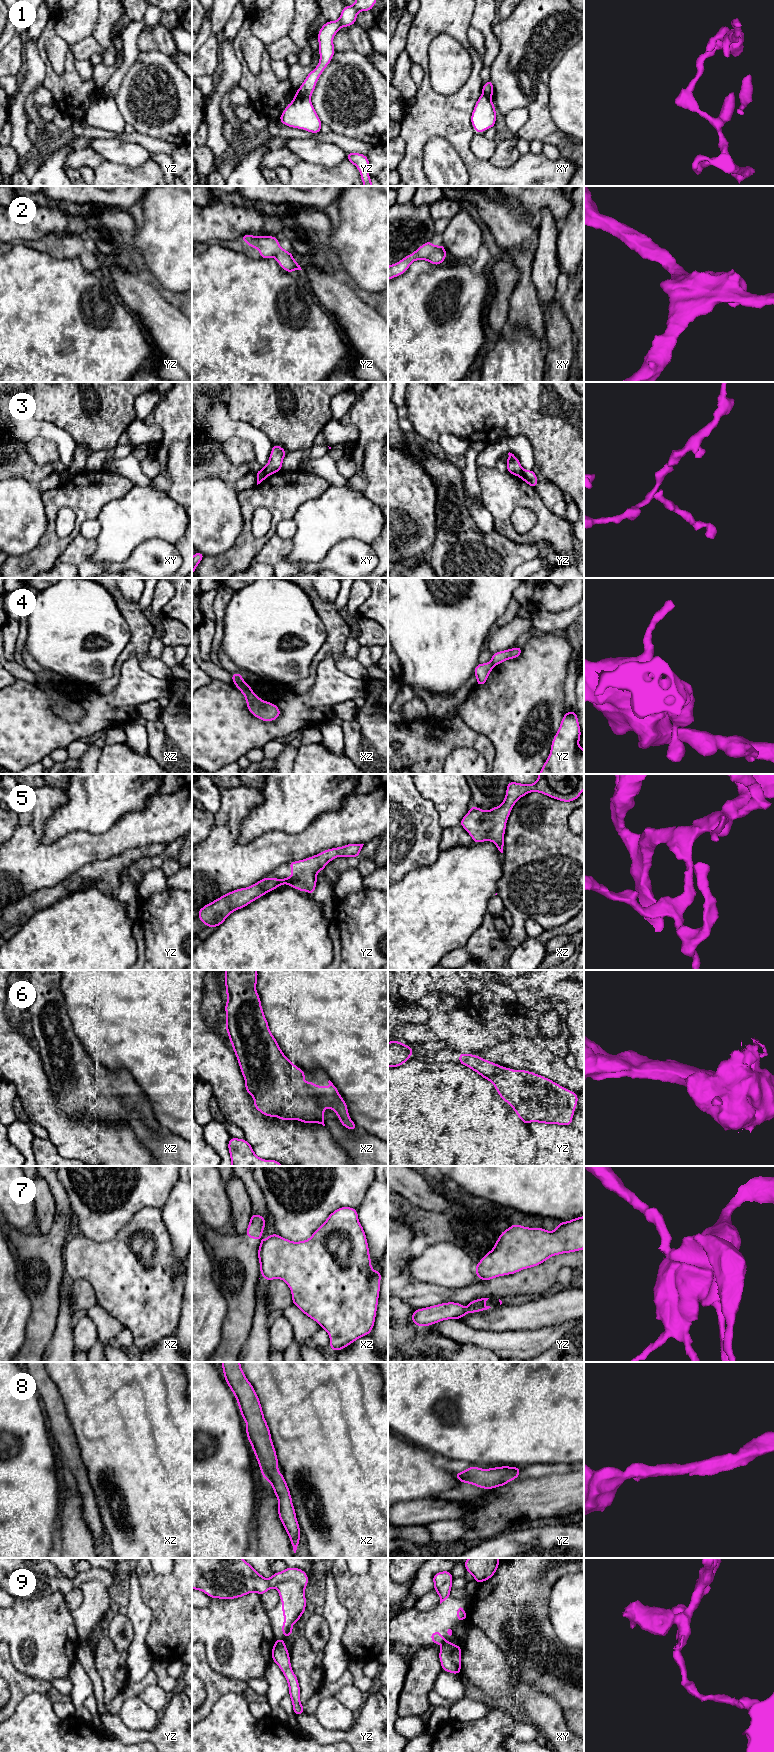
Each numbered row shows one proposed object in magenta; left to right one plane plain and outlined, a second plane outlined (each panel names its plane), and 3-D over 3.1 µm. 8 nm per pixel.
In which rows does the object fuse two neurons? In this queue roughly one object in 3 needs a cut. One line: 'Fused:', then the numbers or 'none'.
Fused: 1, 3, 4, 7, 9

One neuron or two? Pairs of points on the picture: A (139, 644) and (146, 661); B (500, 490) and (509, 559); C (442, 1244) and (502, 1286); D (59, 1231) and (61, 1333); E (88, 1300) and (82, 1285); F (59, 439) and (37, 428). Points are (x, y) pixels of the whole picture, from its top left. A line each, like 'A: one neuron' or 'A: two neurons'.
A: two neurons
B: two neurons
C: two neurons
D: two neurons
E: one neuron
F: one neuron

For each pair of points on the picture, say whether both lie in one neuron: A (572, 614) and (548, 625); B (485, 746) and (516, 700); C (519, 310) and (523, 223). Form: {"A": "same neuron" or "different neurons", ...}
{"A": "same neuron", "B": "different neurons", "C": "same neuron"}

